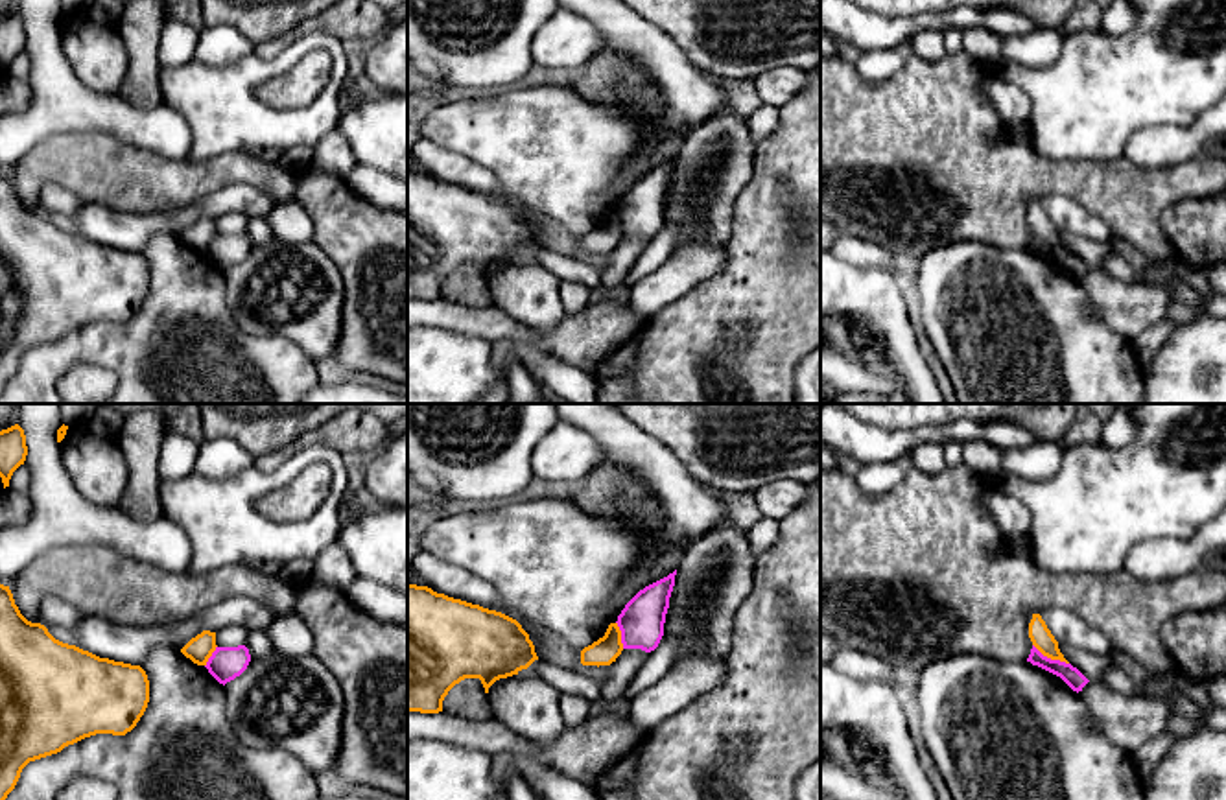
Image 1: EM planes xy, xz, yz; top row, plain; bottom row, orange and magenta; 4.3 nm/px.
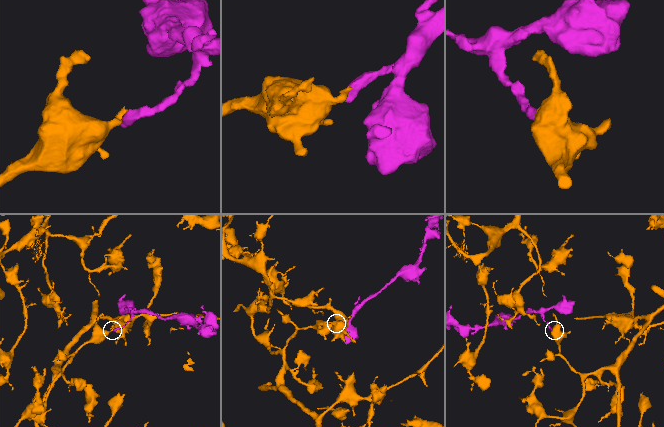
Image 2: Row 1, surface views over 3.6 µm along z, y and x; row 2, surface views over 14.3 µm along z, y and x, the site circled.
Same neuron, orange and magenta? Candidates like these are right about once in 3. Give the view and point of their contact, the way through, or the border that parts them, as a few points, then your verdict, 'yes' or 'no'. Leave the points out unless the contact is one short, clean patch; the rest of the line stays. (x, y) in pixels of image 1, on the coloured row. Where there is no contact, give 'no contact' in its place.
meets orange in yz at (1051, 658); border along yz (1033, 644), (1044, 655), (1068, 664); no

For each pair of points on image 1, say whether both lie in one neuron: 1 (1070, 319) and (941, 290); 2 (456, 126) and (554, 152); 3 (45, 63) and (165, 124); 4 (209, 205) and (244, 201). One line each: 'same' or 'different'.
1: same
2: same
3: same
4: same

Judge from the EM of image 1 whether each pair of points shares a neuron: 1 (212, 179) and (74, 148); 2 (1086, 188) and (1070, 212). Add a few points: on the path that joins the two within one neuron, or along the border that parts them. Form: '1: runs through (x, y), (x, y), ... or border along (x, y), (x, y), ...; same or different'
1: runs through (177, 179), (109, 179); same
2: border along (1038, 198), (1066, 194), (1096, 214), (1110, 231); different

